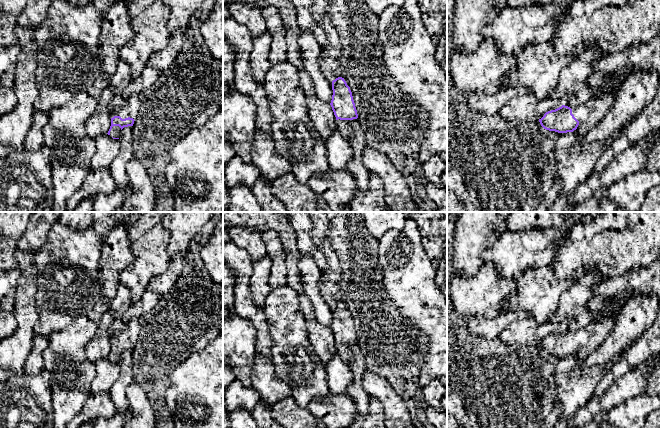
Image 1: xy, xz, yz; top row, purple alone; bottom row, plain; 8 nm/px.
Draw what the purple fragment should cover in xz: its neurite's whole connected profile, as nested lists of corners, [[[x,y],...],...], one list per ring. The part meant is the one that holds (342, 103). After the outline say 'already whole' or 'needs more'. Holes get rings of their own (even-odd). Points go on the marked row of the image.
[[[342,77],[332,81],[332,90],[330,105],[336,117],[336,128],[347,141],[351,141],[354,137],[351,121],[358,118],[352,92]]]; needs more

